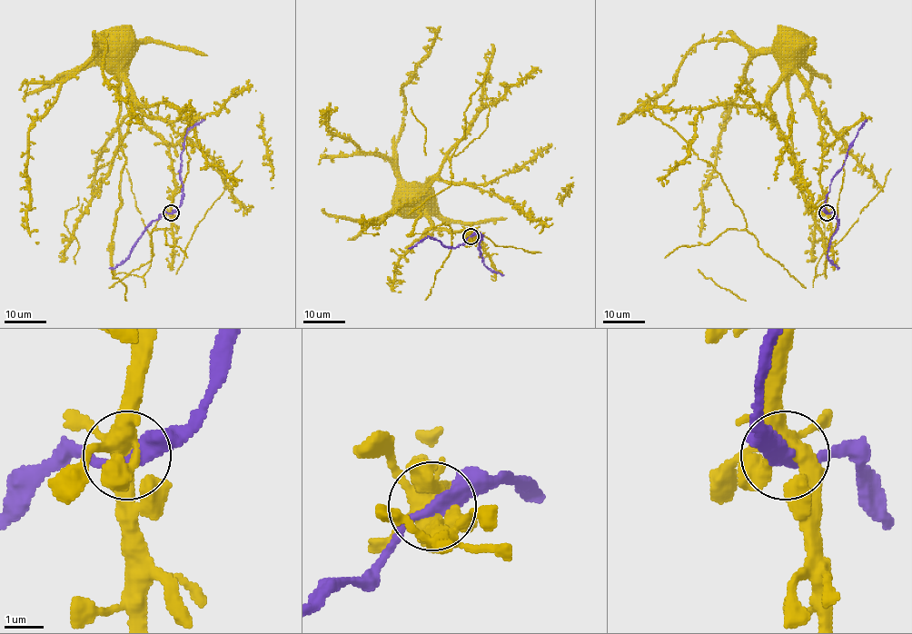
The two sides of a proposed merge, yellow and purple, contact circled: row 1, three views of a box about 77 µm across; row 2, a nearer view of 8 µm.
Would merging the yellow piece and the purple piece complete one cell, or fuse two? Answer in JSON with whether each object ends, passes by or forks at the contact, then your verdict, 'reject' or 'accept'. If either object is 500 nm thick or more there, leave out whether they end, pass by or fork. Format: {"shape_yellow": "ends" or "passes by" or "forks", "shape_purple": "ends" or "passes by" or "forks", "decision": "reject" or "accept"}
{"shape_yellow": "forks", "shape_purple": "passes by", "decision": "reject"}

